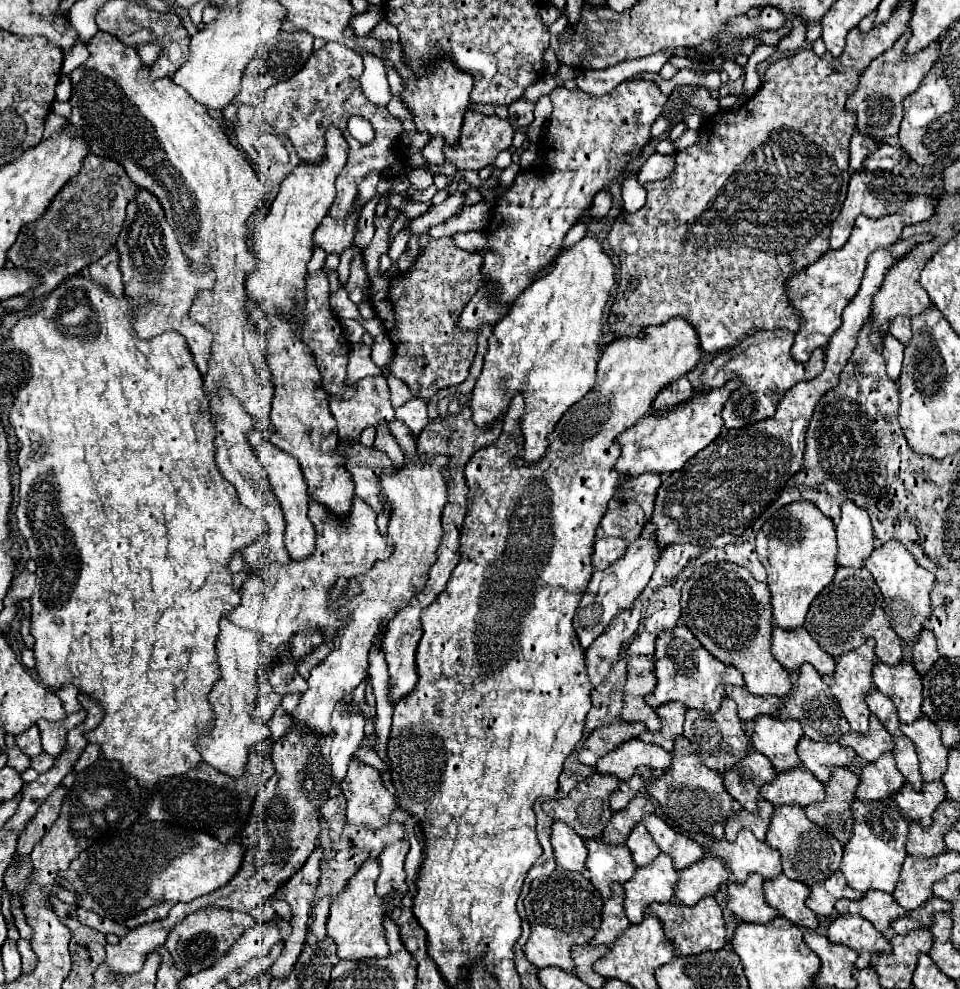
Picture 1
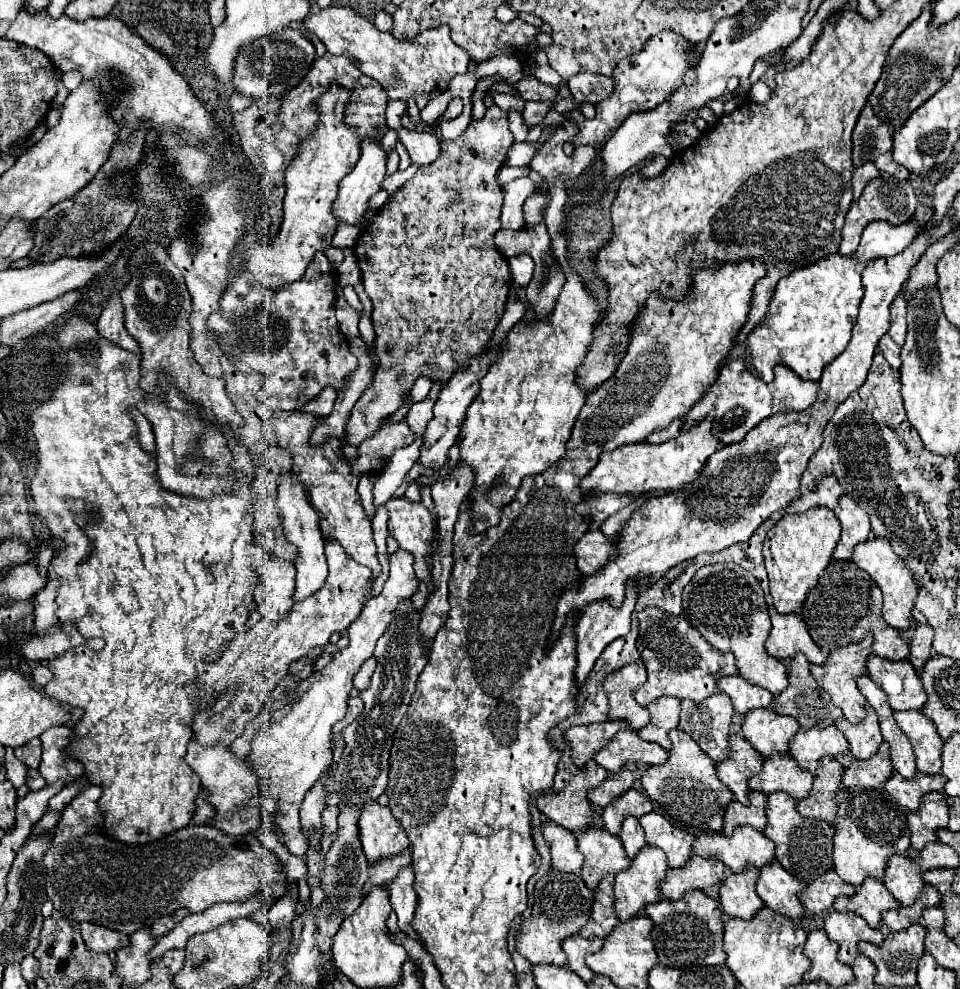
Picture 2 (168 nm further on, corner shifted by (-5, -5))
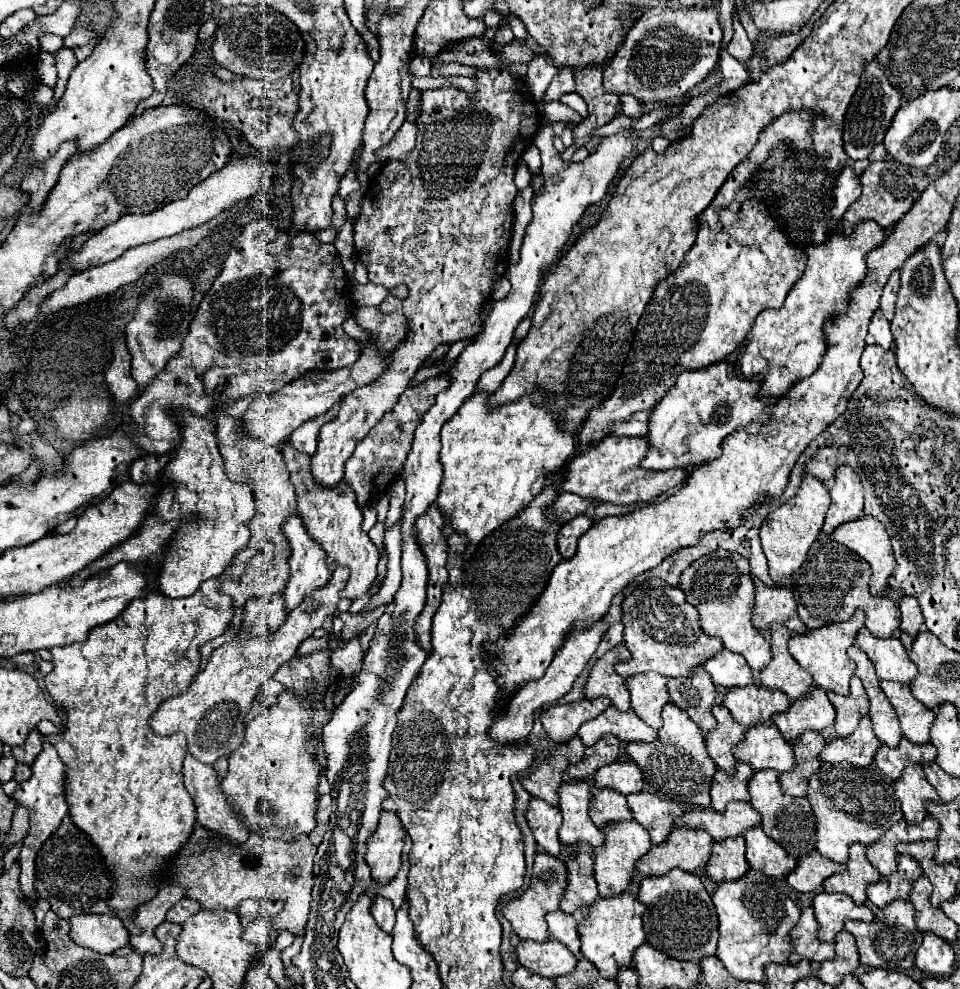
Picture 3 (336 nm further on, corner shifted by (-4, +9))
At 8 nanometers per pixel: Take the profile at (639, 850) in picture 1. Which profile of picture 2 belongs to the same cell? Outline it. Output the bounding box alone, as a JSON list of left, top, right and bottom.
[619,816,647,858]

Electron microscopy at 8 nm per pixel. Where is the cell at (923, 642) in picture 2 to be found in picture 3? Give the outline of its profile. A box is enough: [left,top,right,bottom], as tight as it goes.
[900,596,924,650]

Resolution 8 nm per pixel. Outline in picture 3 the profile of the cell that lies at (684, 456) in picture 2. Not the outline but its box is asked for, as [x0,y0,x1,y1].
[560,436,688,504]

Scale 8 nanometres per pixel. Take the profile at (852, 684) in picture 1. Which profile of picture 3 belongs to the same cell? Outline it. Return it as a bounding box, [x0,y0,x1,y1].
[788,610,866,696]

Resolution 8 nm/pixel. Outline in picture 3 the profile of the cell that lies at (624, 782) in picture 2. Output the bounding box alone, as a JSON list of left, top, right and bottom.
[568,736,620,780]

